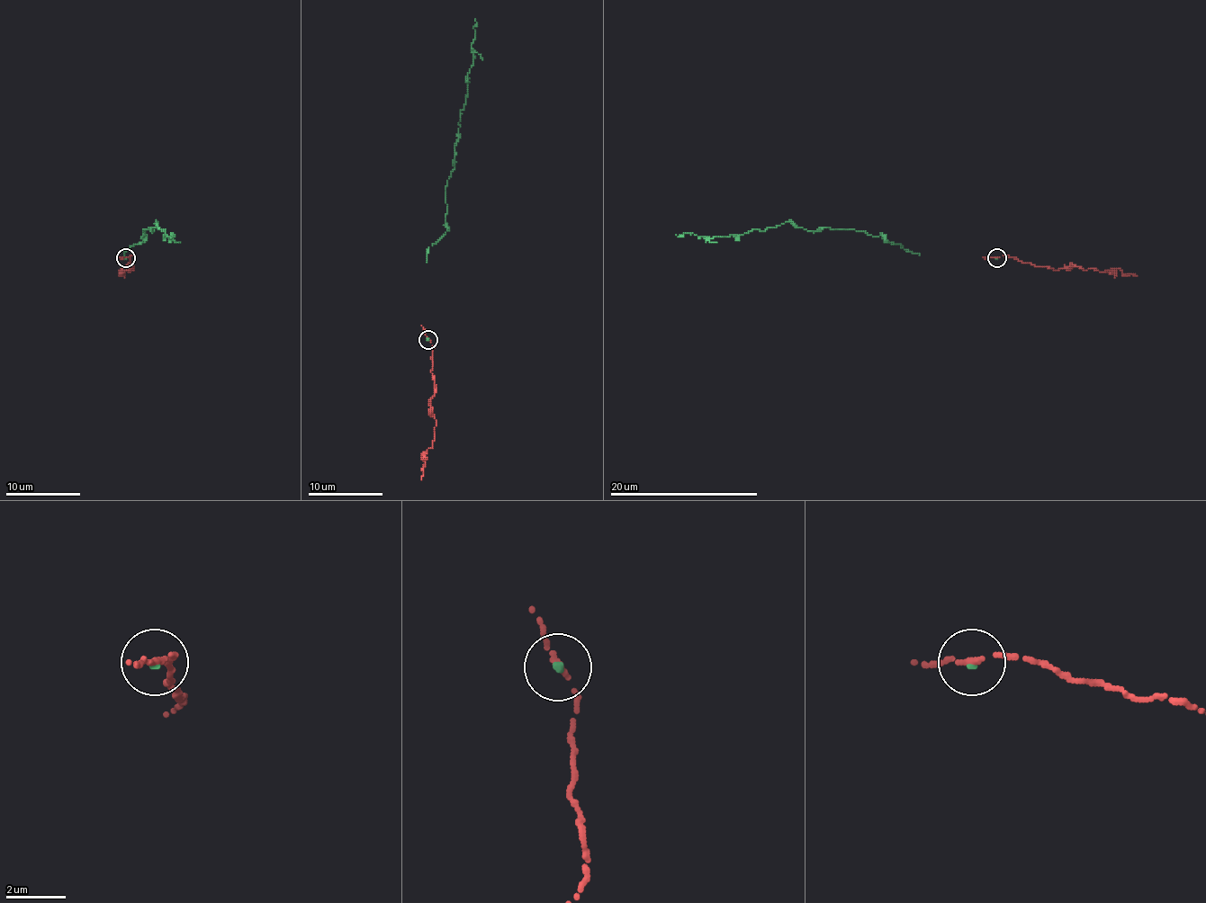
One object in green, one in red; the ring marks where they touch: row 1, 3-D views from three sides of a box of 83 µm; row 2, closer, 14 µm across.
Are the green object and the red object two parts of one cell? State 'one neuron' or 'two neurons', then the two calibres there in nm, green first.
one neuron | 140/170 nm

